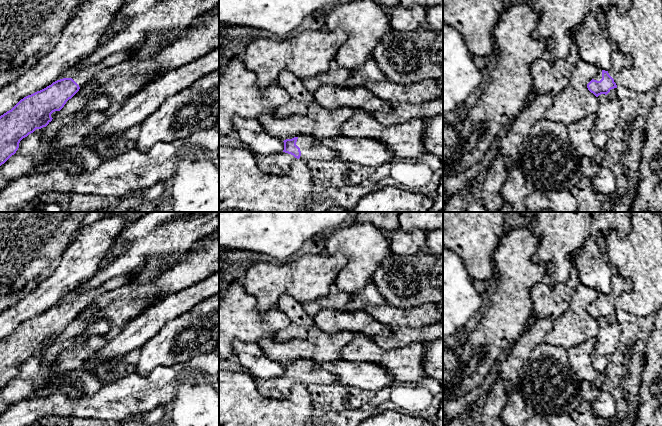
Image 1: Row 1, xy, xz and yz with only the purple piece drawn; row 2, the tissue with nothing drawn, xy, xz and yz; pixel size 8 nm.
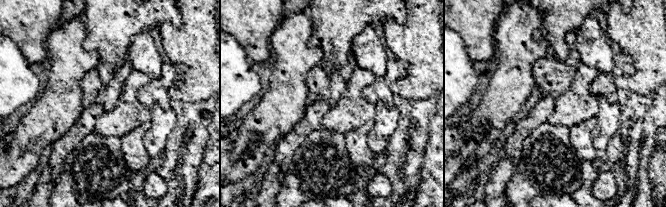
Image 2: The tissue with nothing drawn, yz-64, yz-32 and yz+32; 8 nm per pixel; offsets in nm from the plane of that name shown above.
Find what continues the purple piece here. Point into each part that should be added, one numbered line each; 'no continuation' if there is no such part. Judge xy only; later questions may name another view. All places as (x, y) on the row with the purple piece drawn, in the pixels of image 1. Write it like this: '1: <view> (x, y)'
1: xy (82, 78)

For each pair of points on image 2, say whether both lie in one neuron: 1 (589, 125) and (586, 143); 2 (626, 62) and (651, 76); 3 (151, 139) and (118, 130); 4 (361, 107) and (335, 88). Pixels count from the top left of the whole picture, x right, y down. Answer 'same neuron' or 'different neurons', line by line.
1: same neuron
2: different neurons
3: different neurons
4: different neurons

